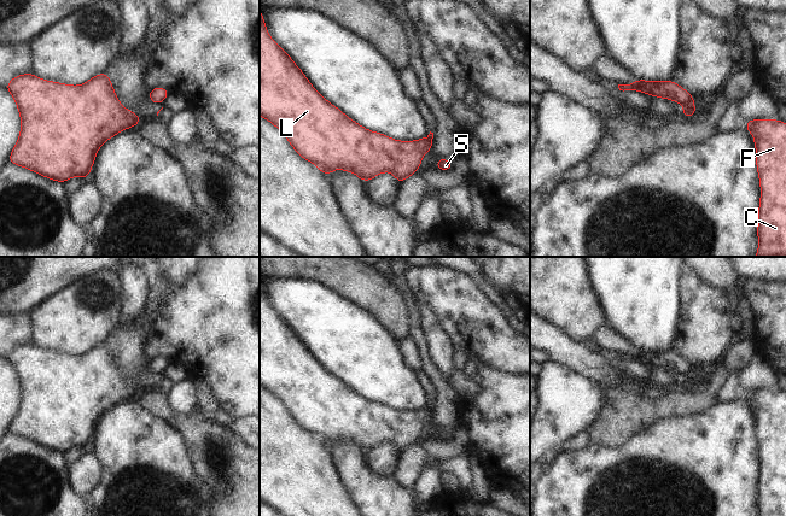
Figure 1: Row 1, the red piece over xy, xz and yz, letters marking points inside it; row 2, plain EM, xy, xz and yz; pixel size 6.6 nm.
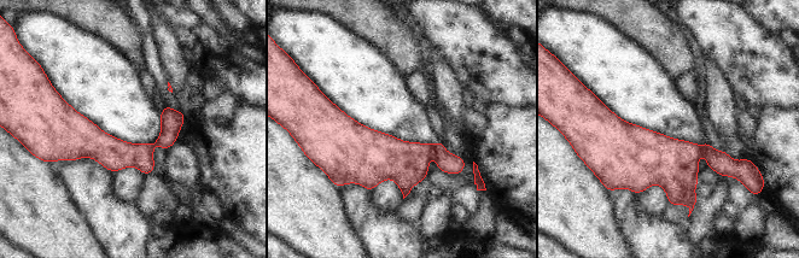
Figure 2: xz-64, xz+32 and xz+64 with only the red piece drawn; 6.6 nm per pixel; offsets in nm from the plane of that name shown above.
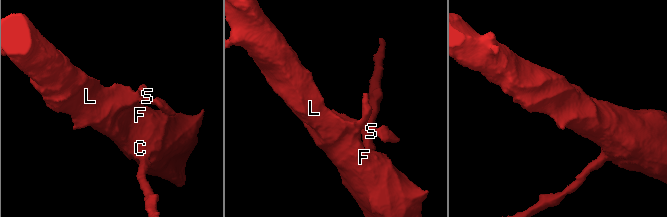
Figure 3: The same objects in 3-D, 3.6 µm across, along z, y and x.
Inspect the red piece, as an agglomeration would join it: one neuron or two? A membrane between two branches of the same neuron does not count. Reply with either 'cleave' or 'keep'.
cleave

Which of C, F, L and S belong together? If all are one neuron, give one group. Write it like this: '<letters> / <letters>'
C F L / S

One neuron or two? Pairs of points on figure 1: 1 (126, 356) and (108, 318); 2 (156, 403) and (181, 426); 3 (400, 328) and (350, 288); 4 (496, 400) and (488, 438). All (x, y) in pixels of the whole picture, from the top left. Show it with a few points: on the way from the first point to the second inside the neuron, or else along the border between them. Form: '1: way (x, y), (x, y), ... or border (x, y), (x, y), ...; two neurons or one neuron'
1: border (120, 321), (104, 341); two neurons
2: way (162, 409), (175, 420); one neuron
3: way (388, 316), (362, 291); one neuron
4: way (496, 410), (496, 428); one neuron

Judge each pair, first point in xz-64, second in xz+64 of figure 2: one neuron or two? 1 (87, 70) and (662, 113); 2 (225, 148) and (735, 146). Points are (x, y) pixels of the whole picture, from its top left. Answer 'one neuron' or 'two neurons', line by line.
1: one neuron
2: two neurons

